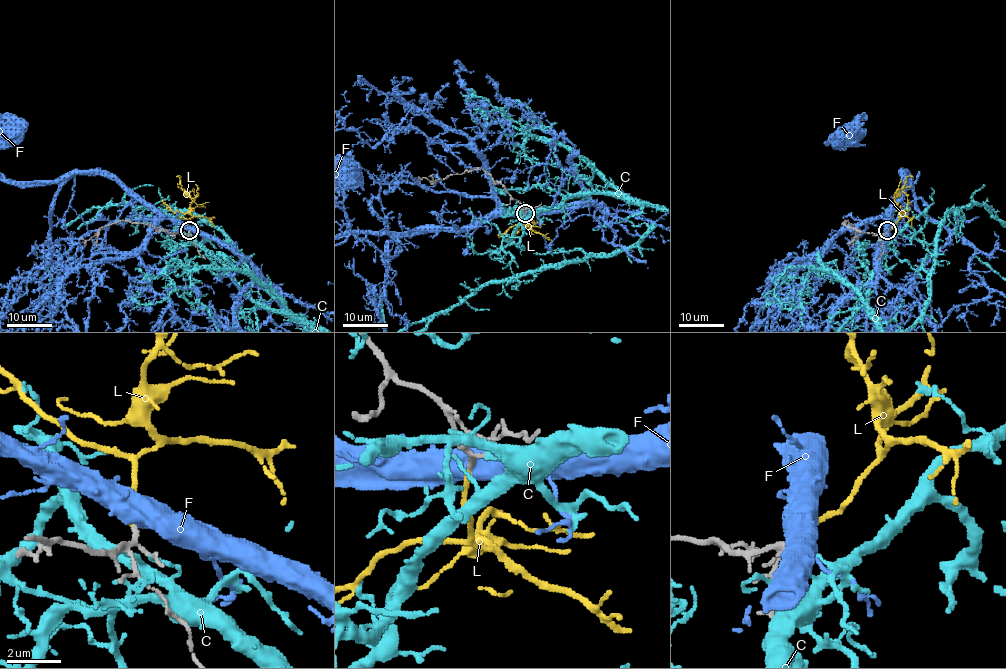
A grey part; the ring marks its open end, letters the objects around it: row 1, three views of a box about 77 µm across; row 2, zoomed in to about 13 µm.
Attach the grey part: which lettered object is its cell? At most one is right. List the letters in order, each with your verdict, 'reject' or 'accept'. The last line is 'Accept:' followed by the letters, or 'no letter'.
C: reject
F: reject
L: accept
Accept: L

